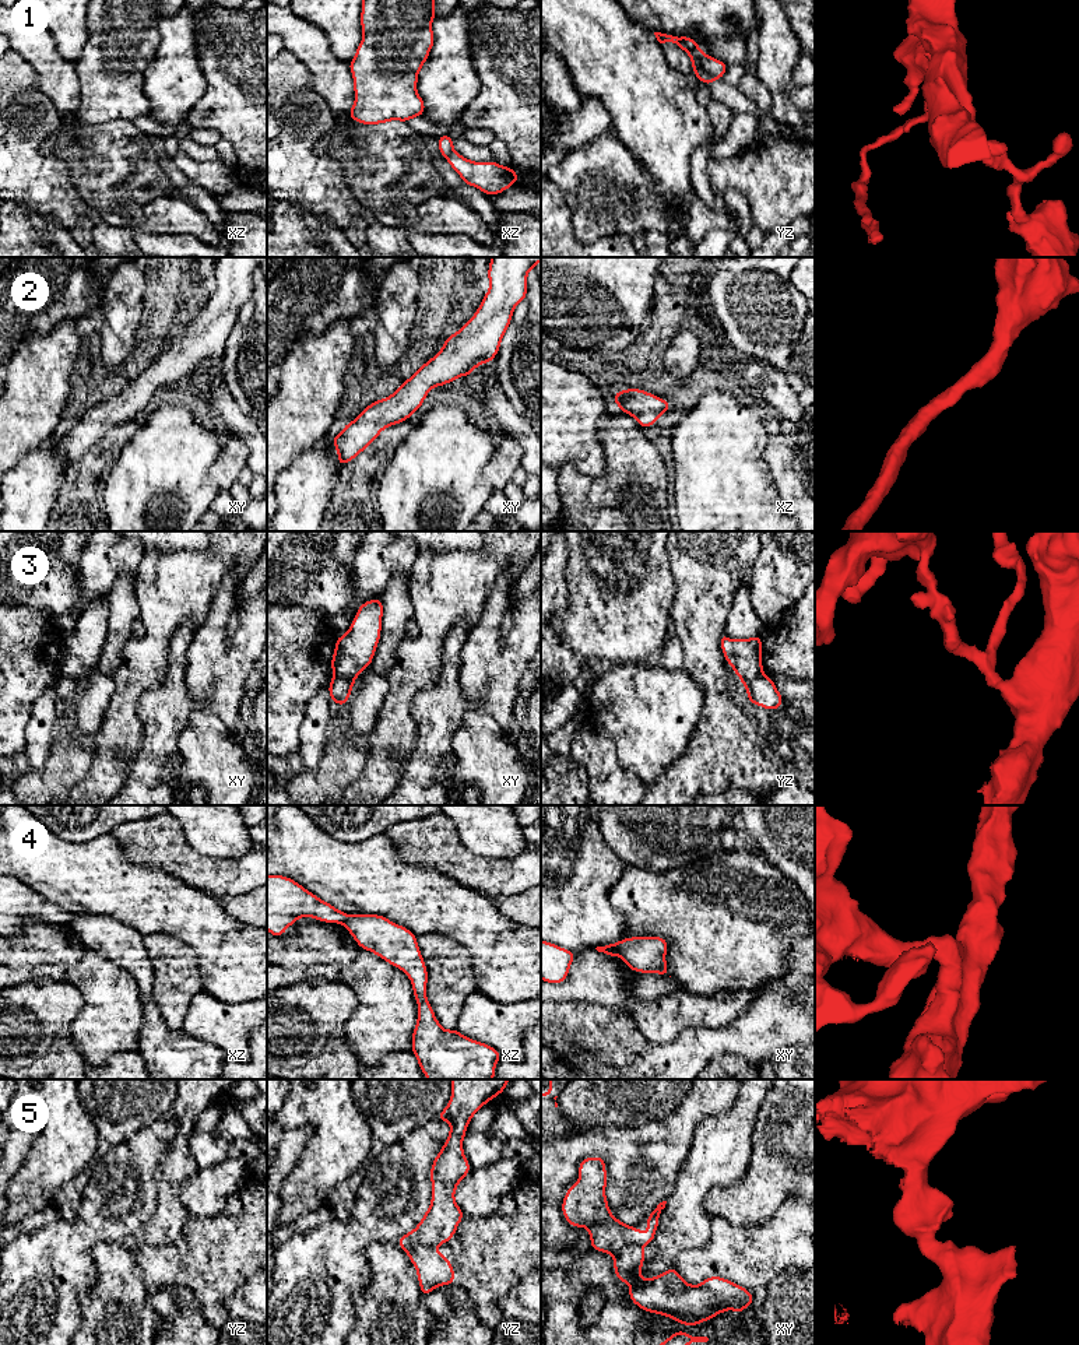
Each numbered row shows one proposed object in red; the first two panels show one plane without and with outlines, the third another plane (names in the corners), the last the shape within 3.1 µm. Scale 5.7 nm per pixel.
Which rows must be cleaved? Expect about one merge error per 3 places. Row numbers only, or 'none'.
1, 3, 4, 5

